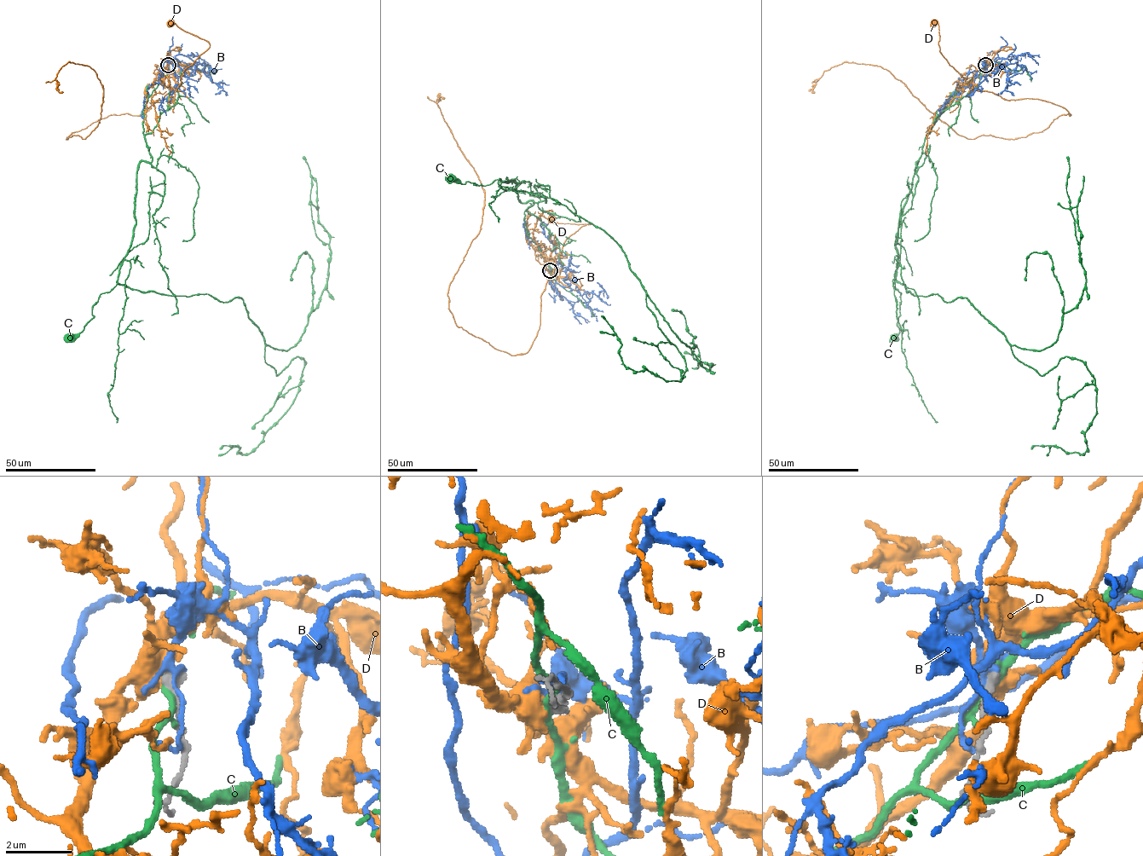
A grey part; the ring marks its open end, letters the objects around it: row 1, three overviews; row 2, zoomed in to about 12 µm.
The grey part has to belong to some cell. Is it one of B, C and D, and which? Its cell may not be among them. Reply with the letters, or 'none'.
D

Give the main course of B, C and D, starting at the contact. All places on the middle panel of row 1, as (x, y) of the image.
B: (550, 270), (554, 271), (551, 284), (544, 274), (545, 261), (541, 246), (528, 240), (523, 224), (525, 221)
C: (550, 270), (539, 246), (527, 234), (524, 212), (533, 202), (519, 199), (512, 180), (476, 186), (451, 178)
D: (550, 269), (545, 263), (557, 258), (564, 241), (591, 223), (558, 223), (551, 218)

